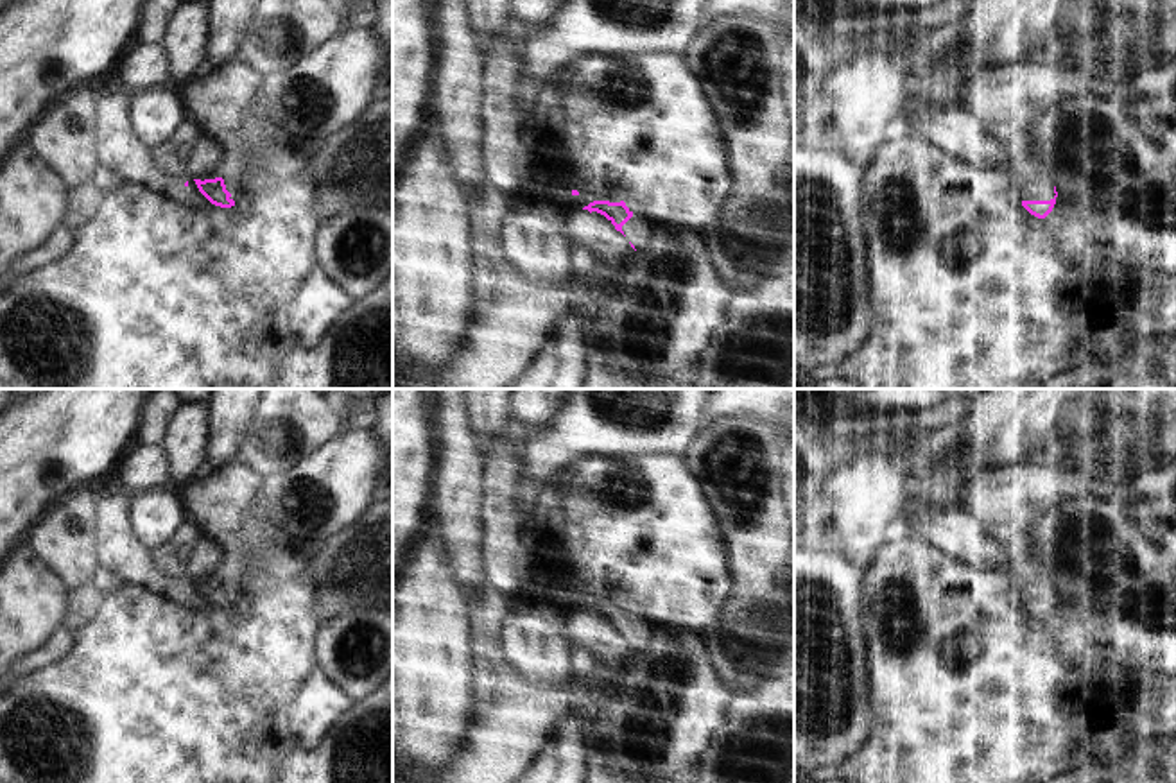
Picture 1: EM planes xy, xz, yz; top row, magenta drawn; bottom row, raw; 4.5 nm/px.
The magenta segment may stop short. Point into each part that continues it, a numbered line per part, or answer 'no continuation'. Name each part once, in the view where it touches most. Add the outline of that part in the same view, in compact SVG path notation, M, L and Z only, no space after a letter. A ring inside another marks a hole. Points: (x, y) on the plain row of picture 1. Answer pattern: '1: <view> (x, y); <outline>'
1: yz (1010, 502); M1020 466L981 473L968 486L964 509L990 536L1006 545L1013 557L1022 602L1054 600L1054 584L1031 557L1031 530L1054 507L1077 500L1119 469L1088 471L1074 466Z

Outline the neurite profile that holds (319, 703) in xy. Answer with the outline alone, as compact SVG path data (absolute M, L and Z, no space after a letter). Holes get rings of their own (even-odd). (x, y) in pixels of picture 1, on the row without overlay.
M314 667L292 701L292 727L303 749L312 749L346 713L353 701Z

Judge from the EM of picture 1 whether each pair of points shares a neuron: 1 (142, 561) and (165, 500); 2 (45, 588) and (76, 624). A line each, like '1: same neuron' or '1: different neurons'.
1: different neurons
2: different neurons

